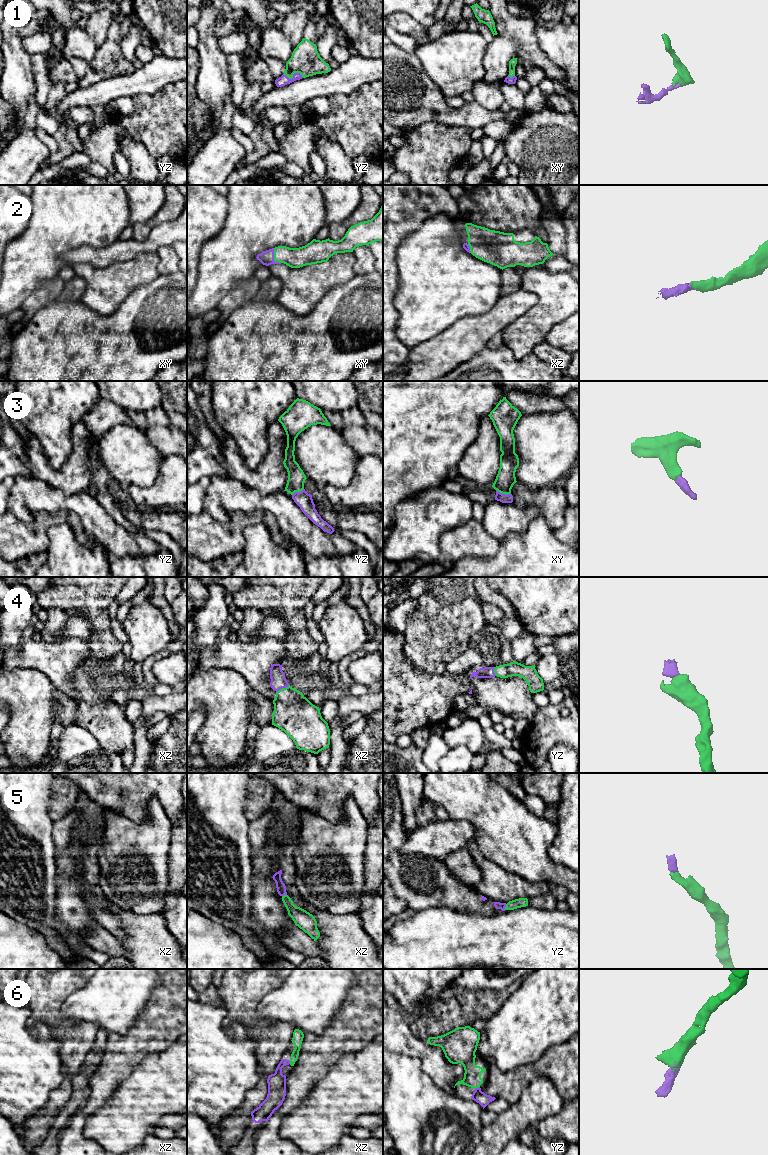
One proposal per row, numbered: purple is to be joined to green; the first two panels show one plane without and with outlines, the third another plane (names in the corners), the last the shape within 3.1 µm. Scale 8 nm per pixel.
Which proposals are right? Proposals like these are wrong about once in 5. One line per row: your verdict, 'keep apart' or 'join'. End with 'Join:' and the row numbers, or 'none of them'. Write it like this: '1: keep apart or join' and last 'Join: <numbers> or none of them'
1: join
2: join
3: join
4: join
5: join
6: join
Join: 1, 2, 3, 4, 5, 6

